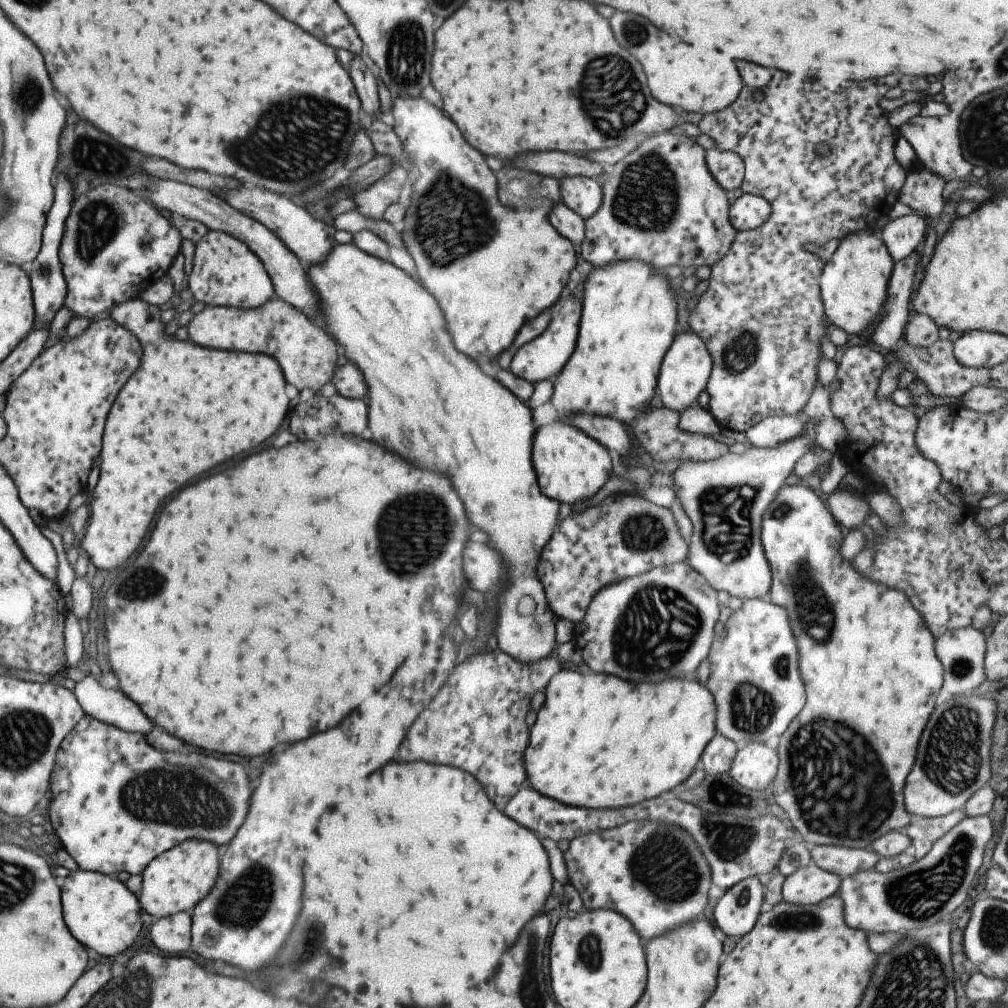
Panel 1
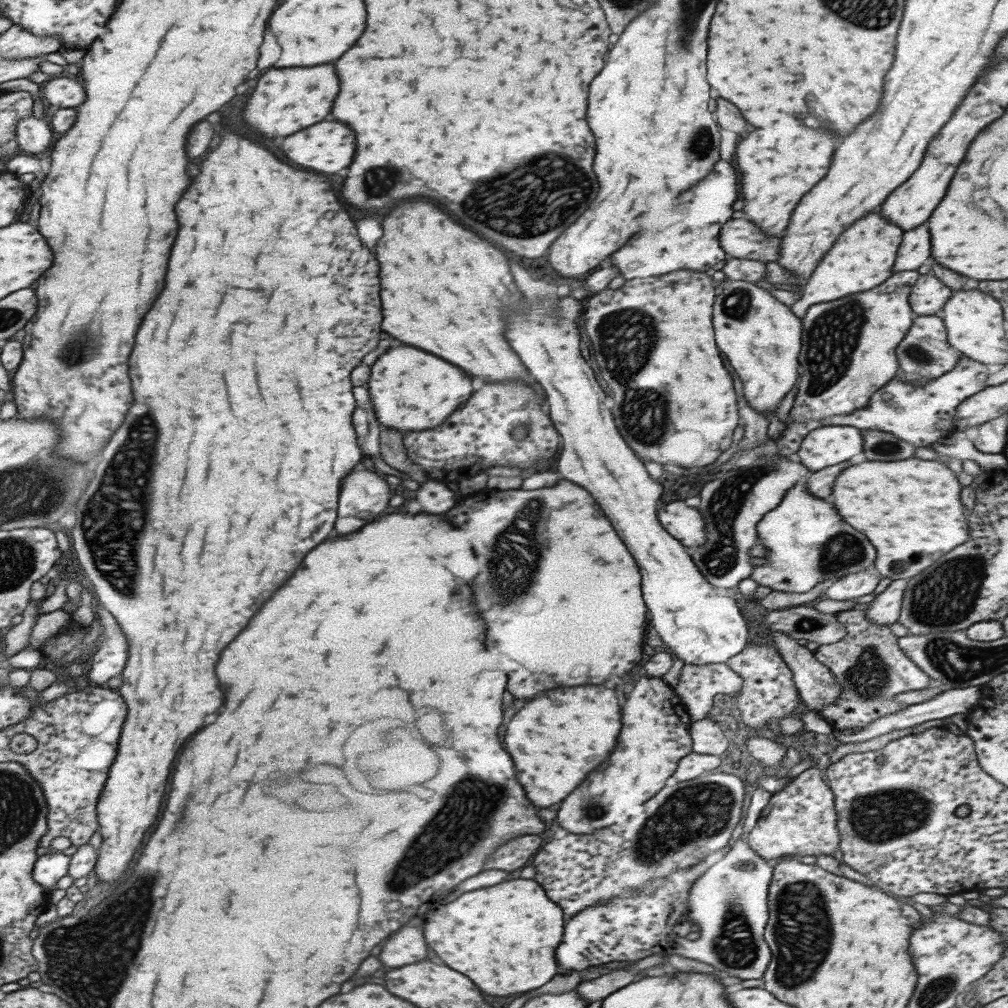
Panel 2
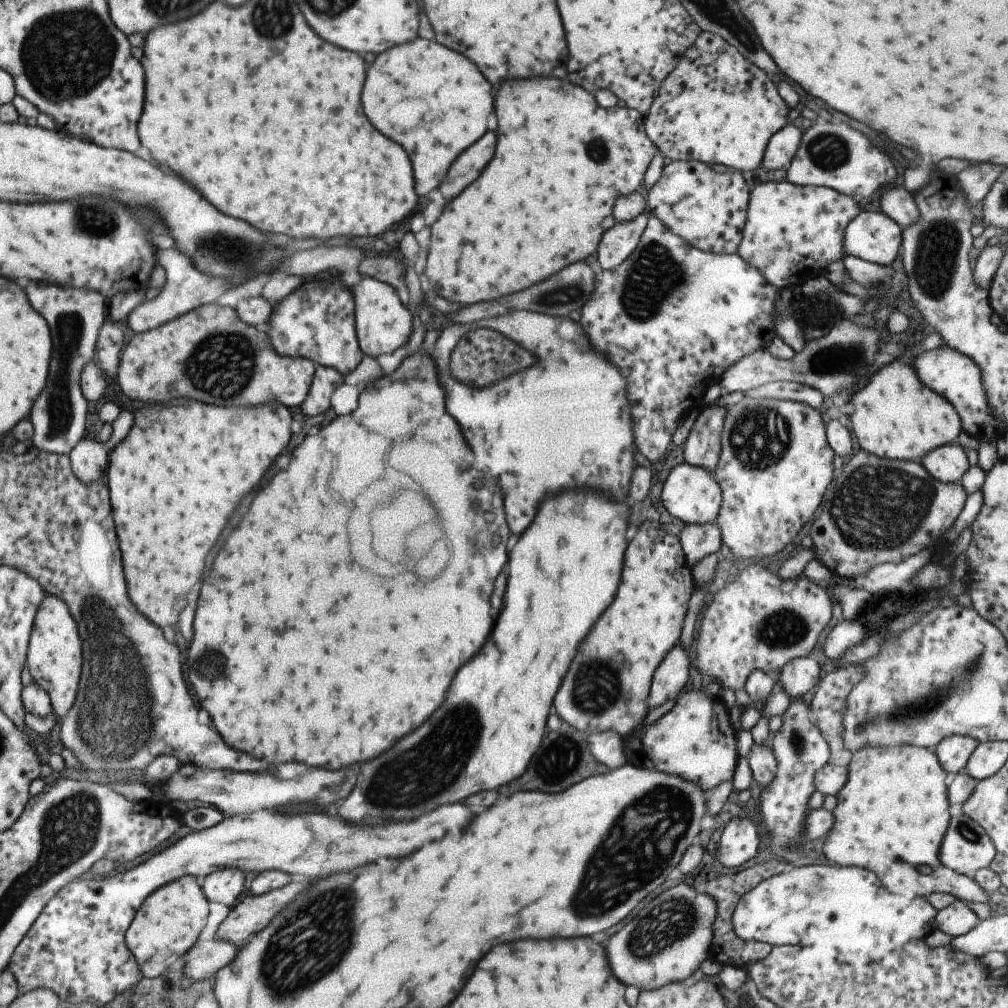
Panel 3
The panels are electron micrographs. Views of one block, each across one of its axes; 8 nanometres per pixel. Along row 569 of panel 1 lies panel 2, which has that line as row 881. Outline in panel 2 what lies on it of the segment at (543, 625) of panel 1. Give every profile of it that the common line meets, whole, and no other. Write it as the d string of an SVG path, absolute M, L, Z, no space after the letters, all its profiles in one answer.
M507 880L497 886L461 894L457 900L435 908L423 922L427 946L455 972L467 976L481 992L491 996L509 996L535 990L555 976L553 950L561 942L561 910L545 898L541 886L533 880Z

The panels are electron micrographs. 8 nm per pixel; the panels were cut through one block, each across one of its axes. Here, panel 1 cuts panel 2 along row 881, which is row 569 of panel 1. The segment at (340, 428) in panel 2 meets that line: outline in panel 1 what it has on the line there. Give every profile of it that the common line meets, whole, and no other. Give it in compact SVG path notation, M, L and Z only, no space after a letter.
M139 298L115 304L109 308L109 318L139 340L143 356L133 378L119 390L107 414L99 452L99 480L93 488L97 490L97 502L93 502L89 522L77 540L79 550L87 552L89 562L99 572L113 572L125 564L129 554L135 552L145 538L161 502L199 474L259 446L281 426L287 408L293 404L285 396L285 380L279 366L265 354L207 350L167 338L163 336L159 308Z

